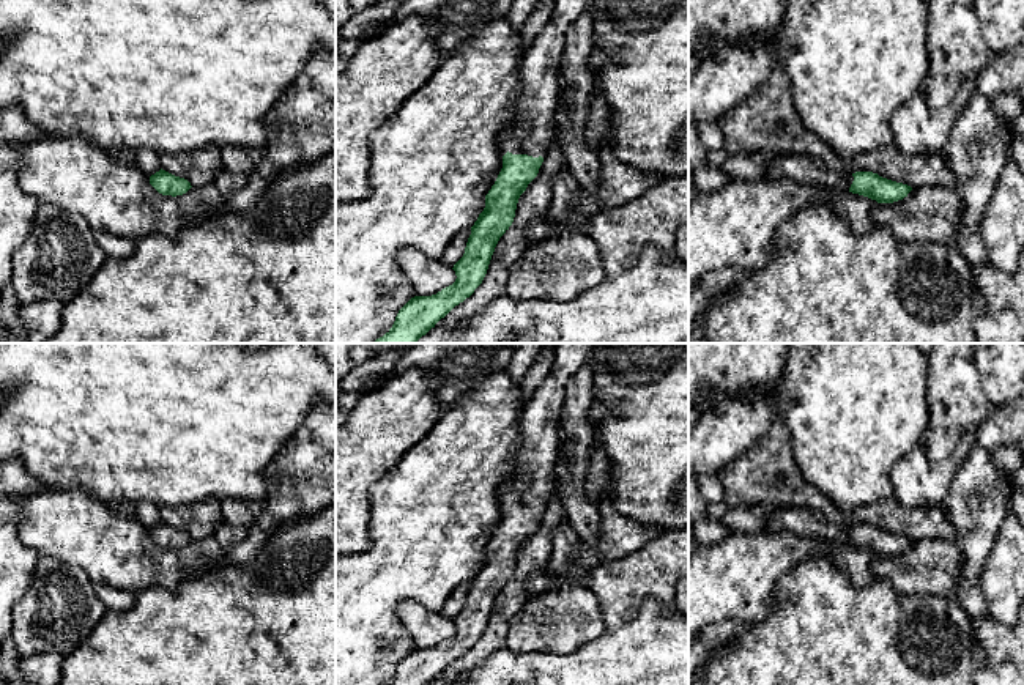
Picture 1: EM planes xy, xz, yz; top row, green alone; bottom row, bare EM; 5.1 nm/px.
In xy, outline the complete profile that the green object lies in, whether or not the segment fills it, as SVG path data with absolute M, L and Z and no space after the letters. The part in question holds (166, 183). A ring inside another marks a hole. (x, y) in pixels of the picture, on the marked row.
M162 168L150 176L150 184L159 194L172 197L183 195L192 187L187 180L175 176Z

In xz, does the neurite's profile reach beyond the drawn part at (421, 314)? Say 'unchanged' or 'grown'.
grown

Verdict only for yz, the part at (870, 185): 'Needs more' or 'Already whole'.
Needs more

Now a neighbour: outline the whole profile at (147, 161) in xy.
M140 148L135 151L134 165L148 178L162 168L159 162L159 154L150 148Z

